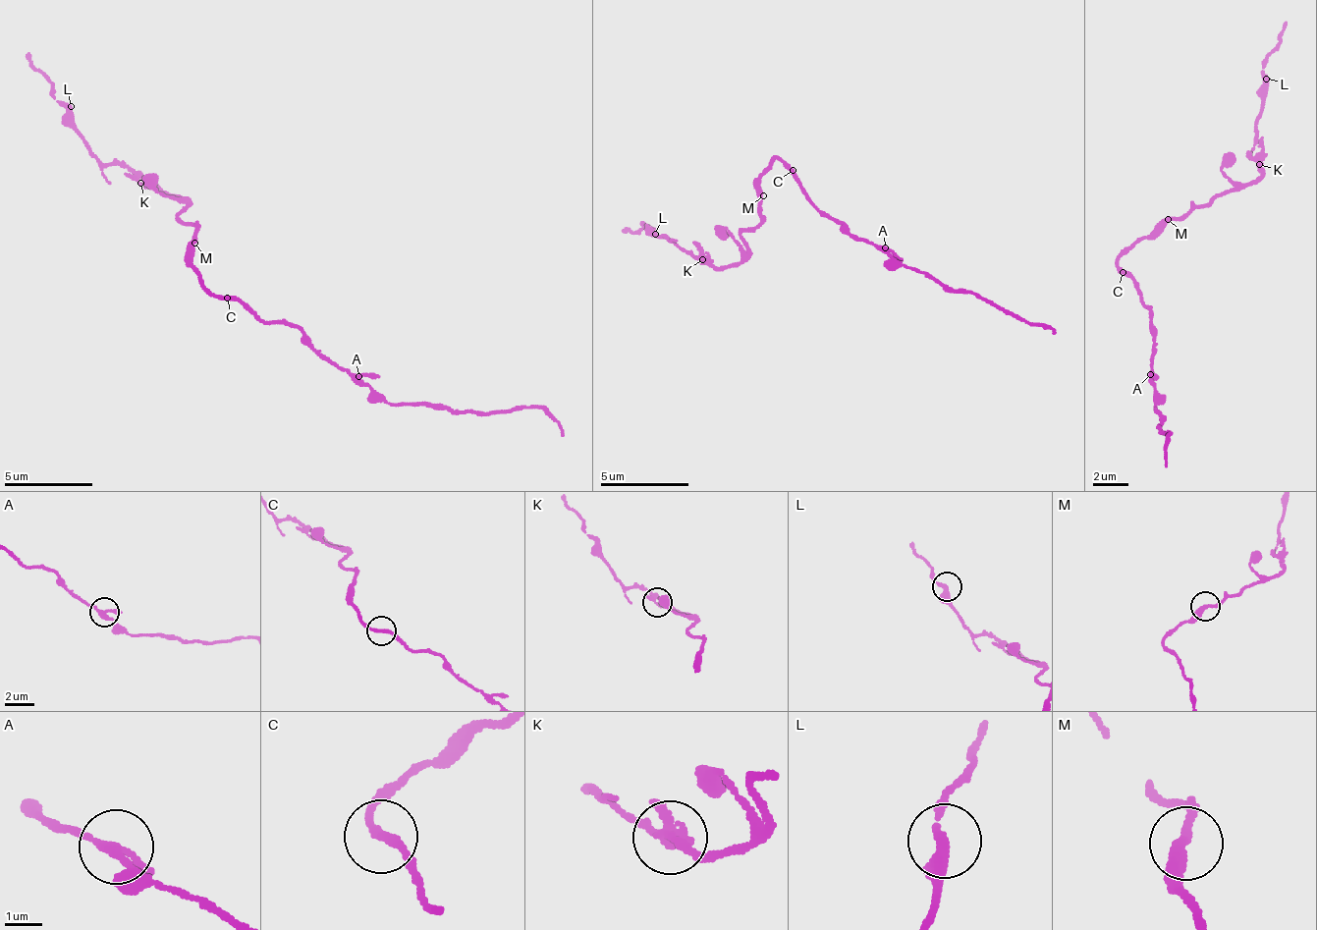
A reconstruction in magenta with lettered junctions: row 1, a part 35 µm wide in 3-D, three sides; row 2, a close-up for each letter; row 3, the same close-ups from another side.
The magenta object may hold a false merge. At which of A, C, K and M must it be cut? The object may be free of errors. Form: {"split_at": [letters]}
{"split_at": ["K"]}

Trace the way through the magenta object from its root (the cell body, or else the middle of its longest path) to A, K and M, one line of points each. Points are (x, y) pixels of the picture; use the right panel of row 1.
A: (1124, 271), (1147, 304), (1152, 322), (1151, 348), (1154, 353), (1149, 363), (1152, 369), (1150, 374)
K: (1124, 271), (1117, 261), (1145, 237), (1174, 219), (1186, 219), (1218, 195), (1244, 187), (1262, 174), (1260, 163)
M: (1124, 271), (1117, 261), (1168, 219)

